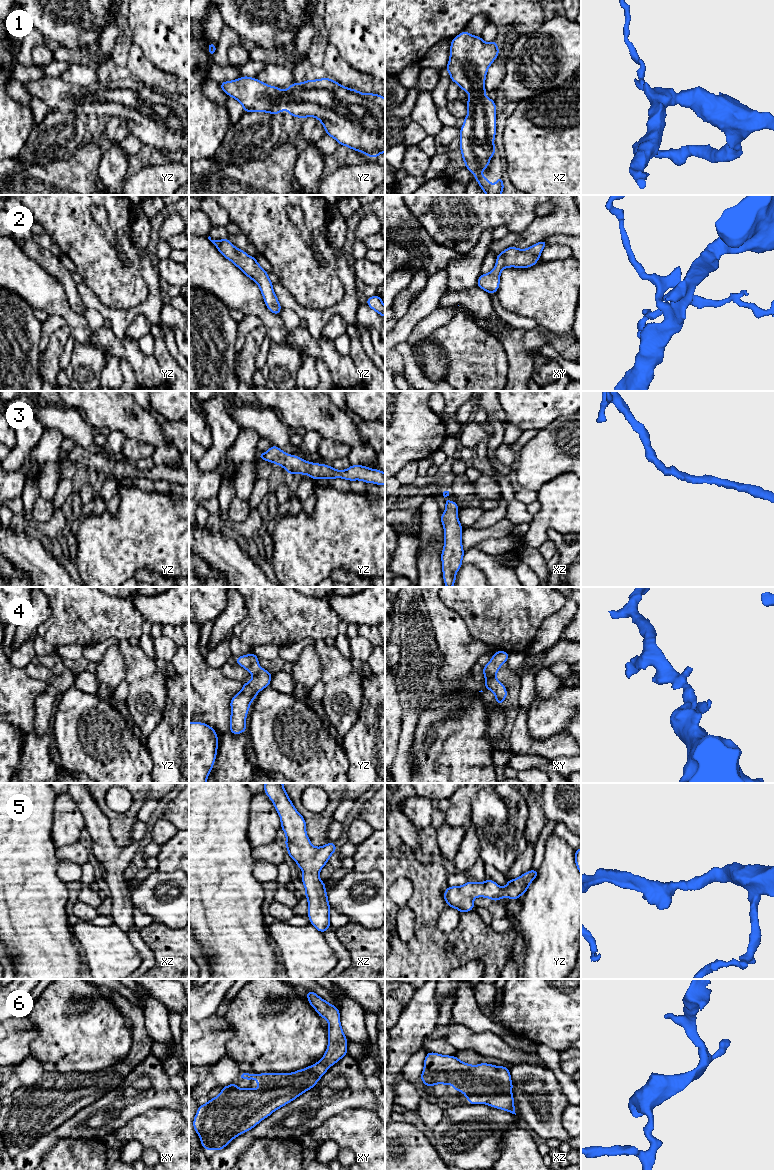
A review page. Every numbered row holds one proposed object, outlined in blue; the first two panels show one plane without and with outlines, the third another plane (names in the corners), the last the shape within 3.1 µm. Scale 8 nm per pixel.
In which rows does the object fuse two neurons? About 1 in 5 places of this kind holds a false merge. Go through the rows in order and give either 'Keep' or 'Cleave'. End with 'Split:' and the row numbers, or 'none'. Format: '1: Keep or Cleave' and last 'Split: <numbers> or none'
1: Keep
2: Keep
3: Keep
4: Keep
5: Keep
6: Keep
Split: none

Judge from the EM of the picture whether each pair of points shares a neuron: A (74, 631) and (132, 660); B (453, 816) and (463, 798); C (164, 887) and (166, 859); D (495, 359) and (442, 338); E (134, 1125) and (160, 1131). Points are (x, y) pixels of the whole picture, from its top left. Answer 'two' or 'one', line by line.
A: two
B: one
C: two
D: one
E: one

